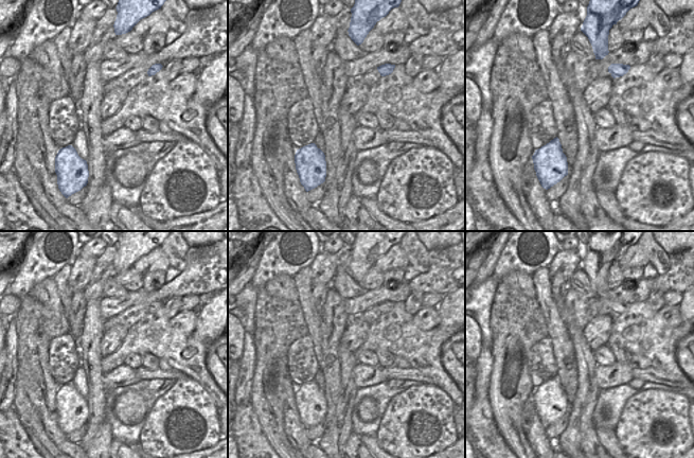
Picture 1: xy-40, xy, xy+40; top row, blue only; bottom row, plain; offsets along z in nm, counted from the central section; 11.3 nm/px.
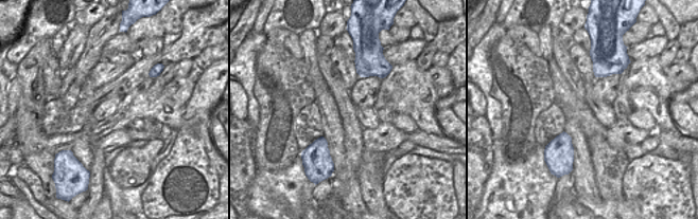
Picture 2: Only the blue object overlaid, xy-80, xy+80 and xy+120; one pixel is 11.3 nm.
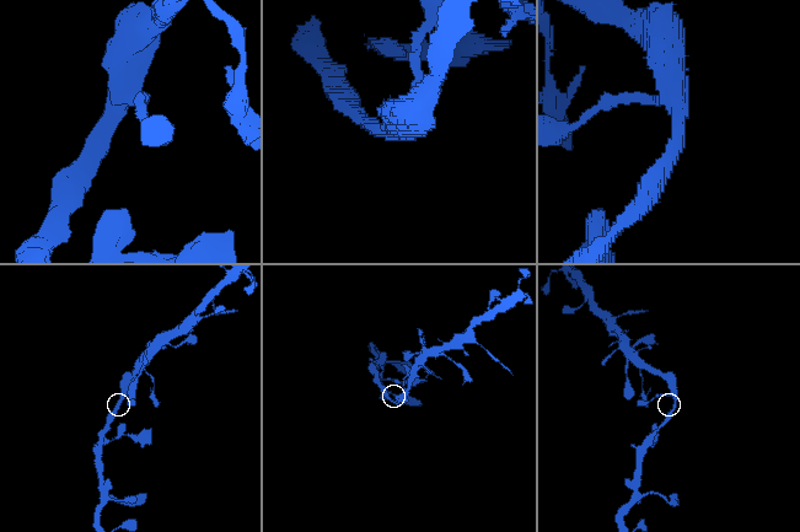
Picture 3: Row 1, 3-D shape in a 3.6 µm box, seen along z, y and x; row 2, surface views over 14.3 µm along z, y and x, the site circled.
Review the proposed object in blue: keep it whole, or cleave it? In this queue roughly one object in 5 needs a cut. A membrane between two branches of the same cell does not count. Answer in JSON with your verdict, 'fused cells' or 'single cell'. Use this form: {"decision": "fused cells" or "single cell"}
{"decision": "single cell"}

